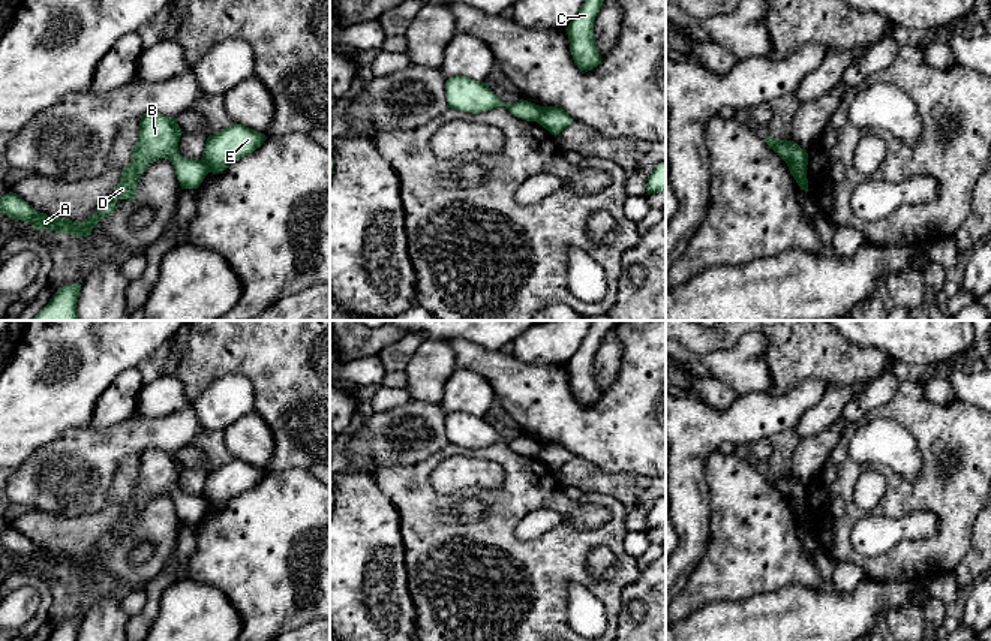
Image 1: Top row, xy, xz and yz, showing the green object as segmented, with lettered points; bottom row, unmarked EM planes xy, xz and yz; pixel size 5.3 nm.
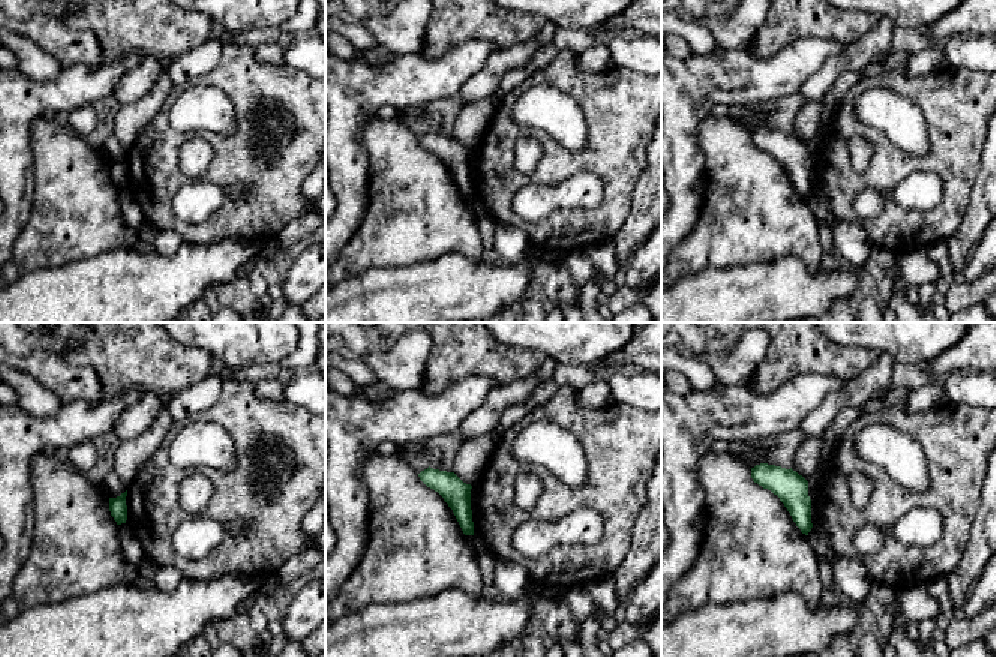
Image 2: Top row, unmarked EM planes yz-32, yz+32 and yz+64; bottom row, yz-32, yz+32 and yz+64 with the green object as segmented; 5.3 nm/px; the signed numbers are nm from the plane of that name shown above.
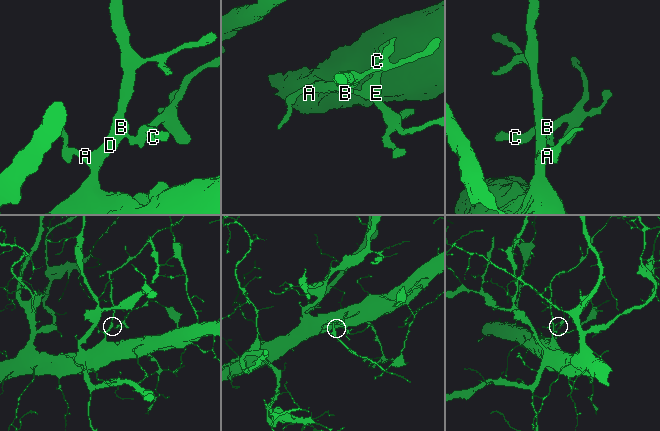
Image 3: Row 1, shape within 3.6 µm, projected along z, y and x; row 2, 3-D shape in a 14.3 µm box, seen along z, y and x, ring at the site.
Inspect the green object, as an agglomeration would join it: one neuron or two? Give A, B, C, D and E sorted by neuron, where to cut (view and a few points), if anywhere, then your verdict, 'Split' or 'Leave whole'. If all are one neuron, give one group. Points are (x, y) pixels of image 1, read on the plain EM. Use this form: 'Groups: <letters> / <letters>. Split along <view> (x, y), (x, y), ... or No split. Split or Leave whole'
Groups: A B D / C E. Split along xz (543, 442), (535, 456). Split

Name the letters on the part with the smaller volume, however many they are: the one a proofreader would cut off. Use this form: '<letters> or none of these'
C, E

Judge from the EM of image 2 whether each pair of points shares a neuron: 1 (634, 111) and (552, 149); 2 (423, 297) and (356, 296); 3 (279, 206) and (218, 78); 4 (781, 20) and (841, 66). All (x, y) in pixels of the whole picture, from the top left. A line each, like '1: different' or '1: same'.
1: same
2: same
3: same
4: different

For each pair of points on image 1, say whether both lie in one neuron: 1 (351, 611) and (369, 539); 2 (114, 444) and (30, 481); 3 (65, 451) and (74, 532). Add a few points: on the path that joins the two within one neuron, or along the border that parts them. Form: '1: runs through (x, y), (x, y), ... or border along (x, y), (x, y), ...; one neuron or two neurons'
1: runs through (351, 593), (353, 557); one neuron
2: runs through (93, 456), (69, 477), (51, 480); one neuron
3: border along (105, 503), (101, 509), (75, 517), (38, 509); two neurons

